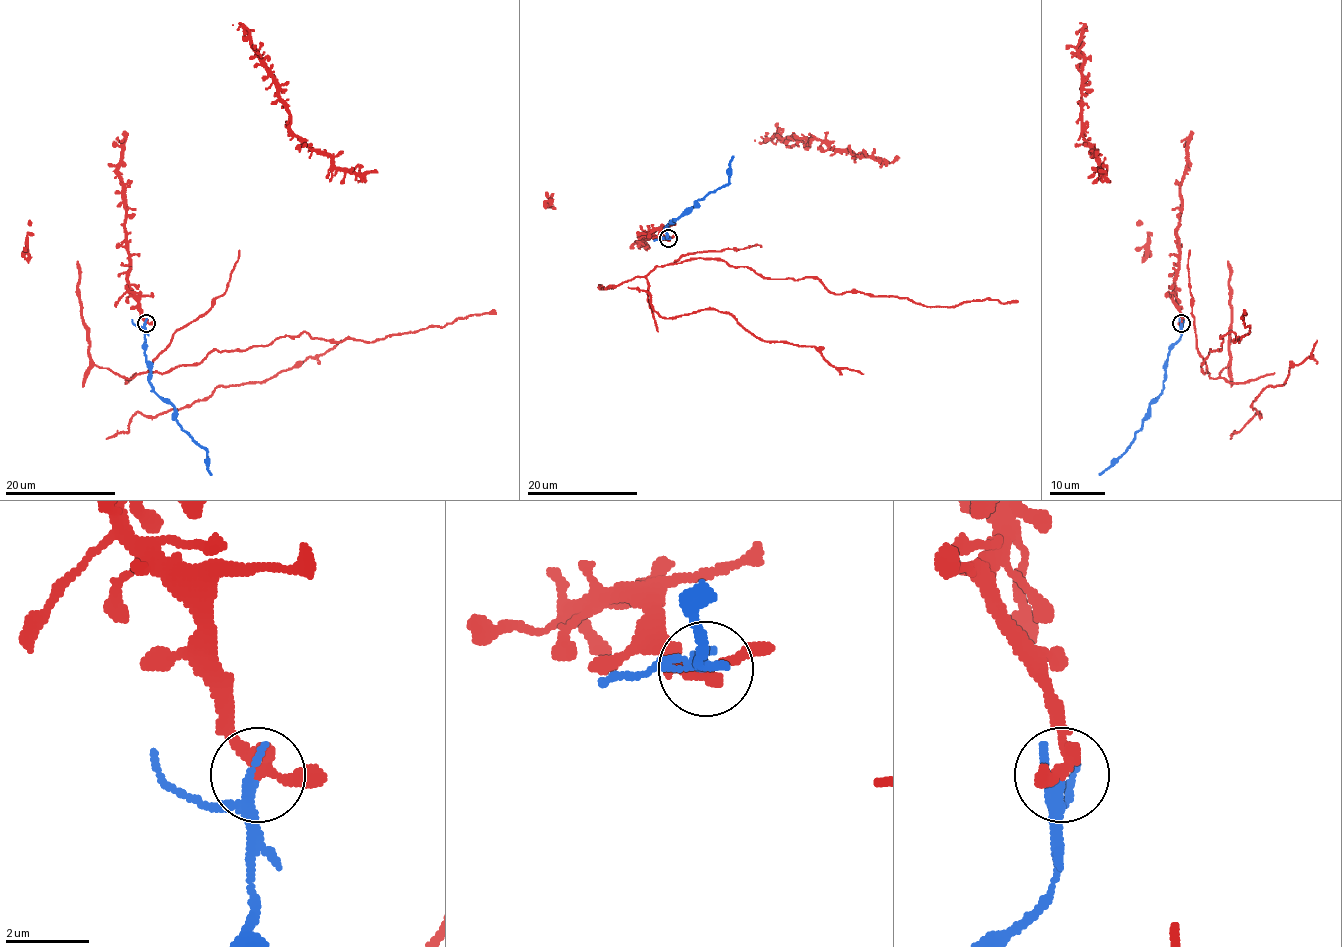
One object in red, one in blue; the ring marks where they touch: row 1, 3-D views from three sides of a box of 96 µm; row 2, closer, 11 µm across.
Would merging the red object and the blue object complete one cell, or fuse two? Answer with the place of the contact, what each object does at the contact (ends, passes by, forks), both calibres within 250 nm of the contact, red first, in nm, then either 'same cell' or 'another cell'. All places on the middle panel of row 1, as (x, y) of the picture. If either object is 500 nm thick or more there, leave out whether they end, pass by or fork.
place (668, 238); red passes by; blue forks; calibres 260 and 180 nm; another cell

